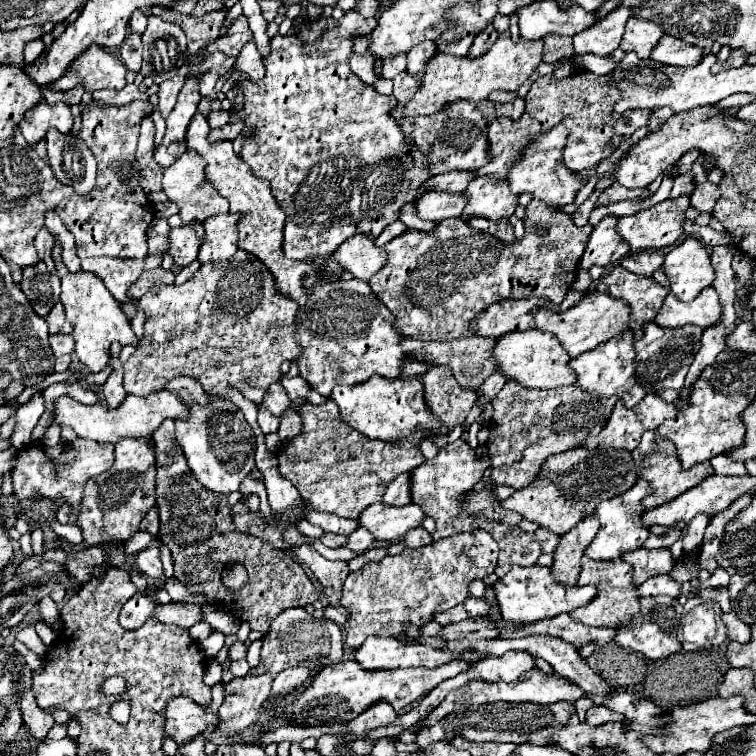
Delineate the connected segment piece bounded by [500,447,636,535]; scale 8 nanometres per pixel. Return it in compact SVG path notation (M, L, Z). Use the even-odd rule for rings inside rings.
M580 447L548 457L540 467L538 477L500 501L500 507L504 511L520 513L524 519L534 521L556 535L564 535L580 519L592 515L596 503L624 493L632 483L636 483L636 467L628 451L588 451Z

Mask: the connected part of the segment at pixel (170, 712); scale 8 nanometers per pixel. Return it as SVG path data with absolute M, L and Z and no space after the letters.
M223 683L213 687L213 699L210 705L202 707L192 703L186 697L172 699L166 707L166 735L172 737L178 745L184 741L192 741L194 737L202 735L208 727L218 729L220 715L218 709L224 700Z

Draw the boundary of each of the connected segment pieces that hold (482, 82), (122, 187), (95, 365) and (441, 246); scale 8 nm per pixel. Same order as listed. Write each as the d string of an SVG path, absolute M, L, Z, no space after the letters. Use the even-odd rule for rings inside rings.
M508 31L500 33L496 43L492 45L492 49L488 53L484 53L482 57L456 59L446 53L436 53L426 65L422 85L420 85L418 93L414 95L414 99L406 107L398 105L390 115L394 119L400 119L404 115L410 115L410 117L412 115L432 115L444 103L454 103L454 101L462 101L462 99L482 101L492 91L518 91L518 87L534 73L534 69L542 61L542 55L544 55L542 39L528 41L528 39L520 37L520 41L514 43L514 39L510 37Z
M134 101L124 107L98 107L90 105L82 113L82 127L78 137L86 141L98 159L96 187L88 195L64 199L56 213L60 215L66 229L76 237L78 257L122 257L122 259L144 259L148 255L146 229L152 221L150 205L144 191L136 185L136 141L138 123L144 115L152 113L148 101Z
M60 243L54 245L52 249L52 259L56 263L56 273L62 279L62 295L60 301L66 309L66 317L72 323L74 331L72 337L76 341L76 357L92 371L98 373L106 367L108 363L108 353L110 353L110 345L116 341L120 345L136 345L138 339L130 327L128 317L124 315L124 311L120 309L120 305L116 303L116 299L112 299L110 291L104 287L102 279L88 273L88 271L76 271L70 273L60 259Z
M536 199L528 203L528 207L526 207L526 217L528 217L528 221L526 221L526 235L524 235L520 241L516 239L512 245L502 245L502 241L498 241L496 237L484 235L484 233L480 233L480 231L474 231L474 229L468 227L468 223L464 223L462 219L444 219L444 221L440 221L430 233L428 233L428 231L414 231L414 229L408 229L408 231L404 231L402 235L398 235L398 237L394 237L392 241L388 241L388 243L384 245L386 255L388 255L386 265L368 281L368 285L372 287L374 295L376 295L376 297L392 311L392 315L396 317L394 329L396 329L400 335L408 335L408 337L414 337L414 339L420 339L420 341L454 341L454 339L462 339L462 337L468 335L468 323L476 317L476 313L480 313L480 311L486 309L488 305L496 303L496 301L502 301L502 299L526 299L526 287L528 287L528 291L530 291L532 297L536 297L536 299L548 299L552 305L560 305L560 303L564 301L568 289L572 287L574 279L576 279L576 263L580 261L580 255L584 253L584 243L586 243L588 231L592 231L592 227L590 227L590 225L578 227L578 225L574 225L574 221L572 221L572 217L570 217L568 213L552 211L550 207L544 207L544 203L536 203ZM534 225L546 227L546 235L544 235L544 237L538 237L538 233L534 231Z

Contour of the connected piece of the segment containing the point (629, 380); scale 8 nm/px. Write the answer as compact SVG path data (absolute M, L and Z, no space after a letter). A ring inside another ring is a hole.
M624 331L622 335L612 337L606 343L600 343L600 347L570 359L568 367L576 373L576 387L580 387L582 391L590 393L590 395L598 395L598 397L612 397L616 395L618 399L624 401L624 405L628 409L632 409L634 405L640 403L640 399L646 395L646 391L642 389L642 385L636 381L634 377L634 357L636 351L632 347L634 337L632 331Z

